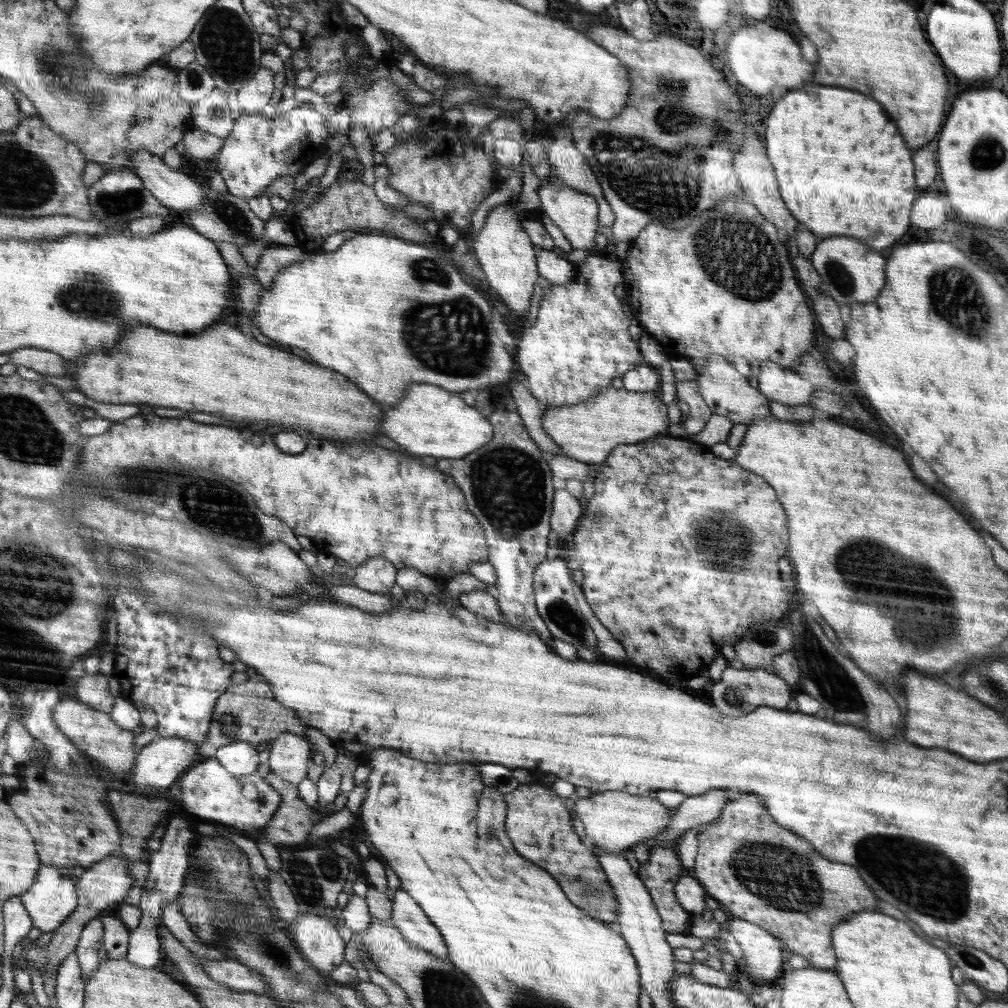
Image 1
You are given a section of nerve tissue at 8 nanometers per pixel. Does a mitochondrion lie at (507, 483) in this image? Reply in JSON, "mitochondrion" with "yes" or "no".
{"mitochondrion":"yes"}

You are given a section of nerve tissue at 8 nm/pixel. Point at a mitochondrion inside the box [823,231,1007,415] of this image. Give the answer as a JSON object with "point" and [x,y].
{"point":[945,285]}

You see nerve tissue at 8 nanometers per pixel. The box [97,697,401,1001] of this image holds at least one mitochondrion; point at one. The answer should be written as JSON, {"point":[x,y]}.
{"point":[310,878]}

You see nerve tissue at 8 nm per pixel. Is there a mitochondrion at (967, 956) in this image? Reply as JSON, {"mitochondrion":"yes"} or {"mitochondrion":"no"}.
{"mitochondrion":"yes"}

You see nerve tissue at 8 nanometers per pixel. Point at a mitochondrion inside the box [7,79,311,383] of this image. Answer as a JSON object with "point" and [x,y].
{"point":[86,291]}

